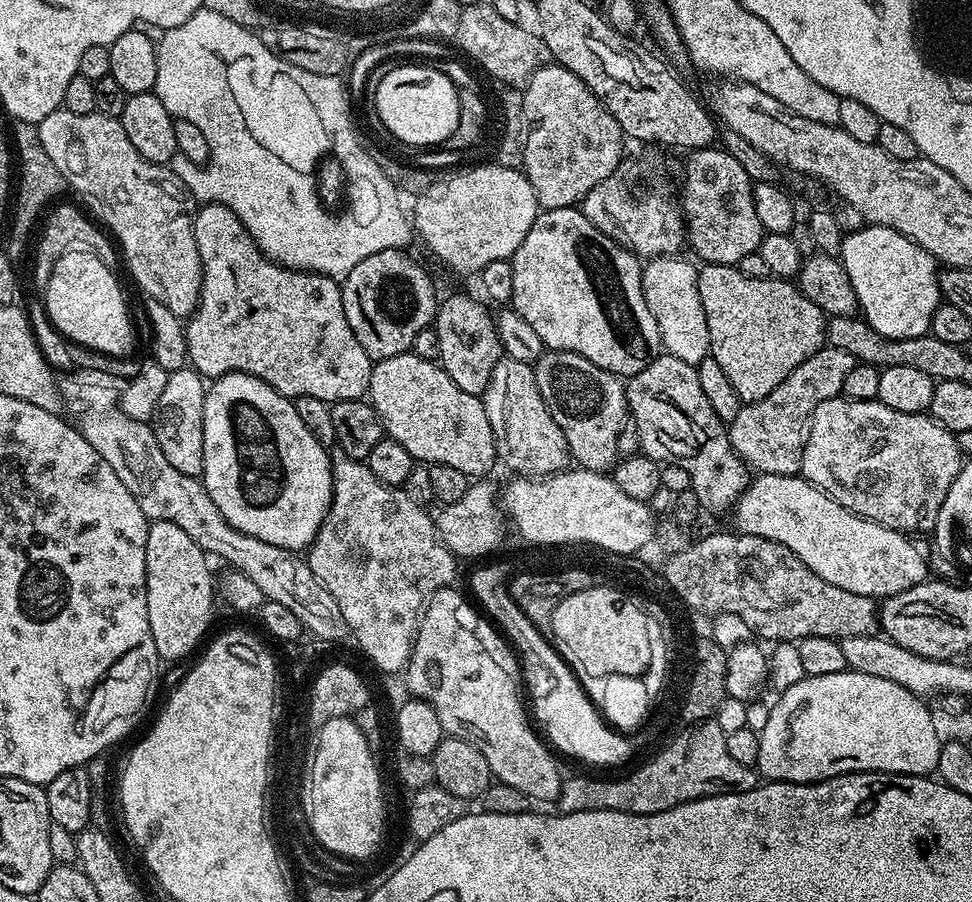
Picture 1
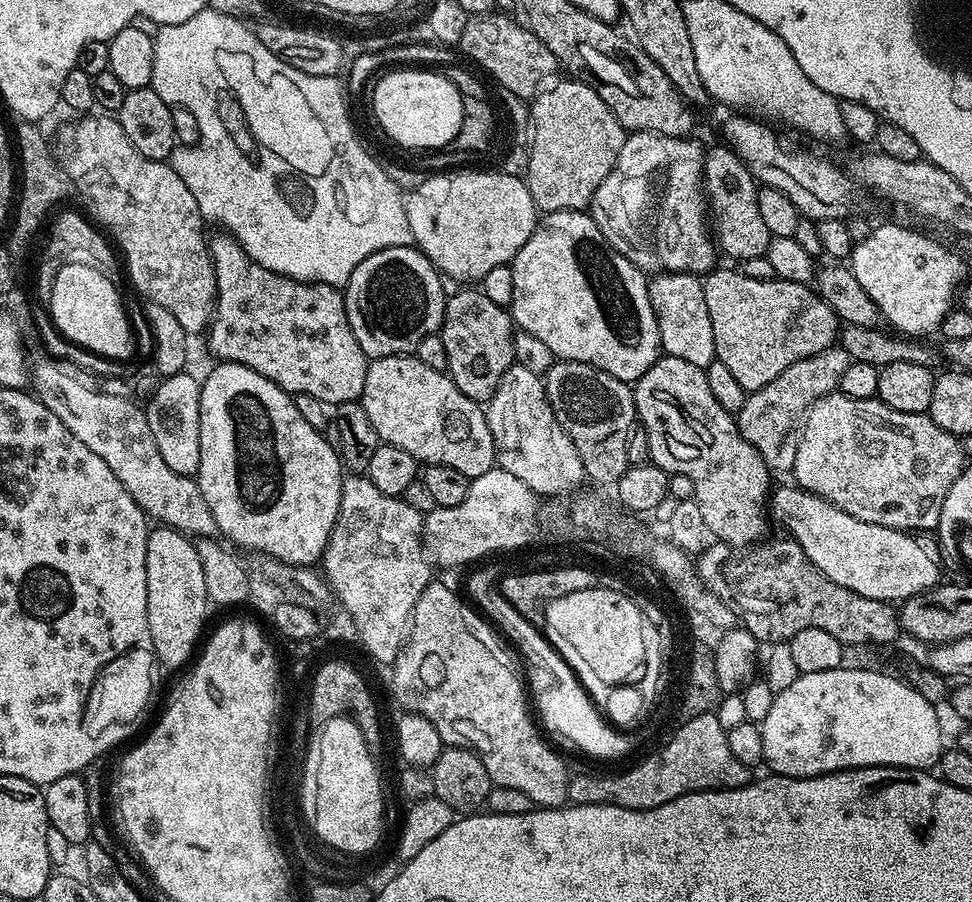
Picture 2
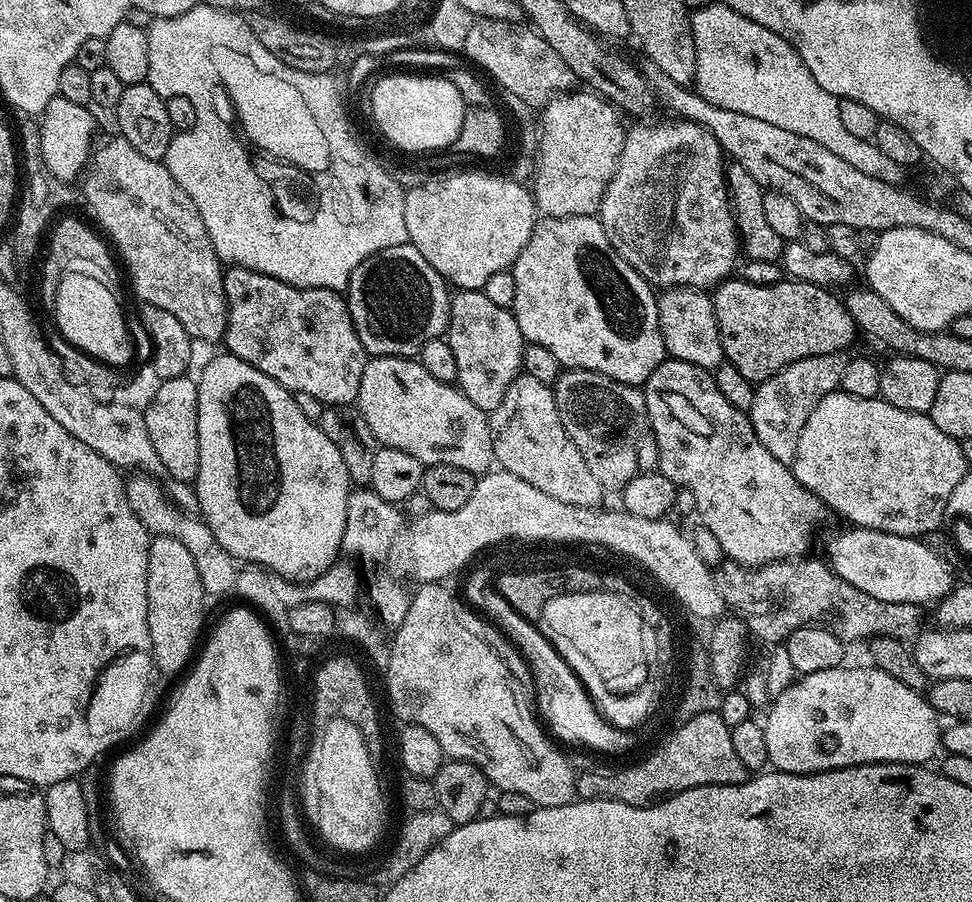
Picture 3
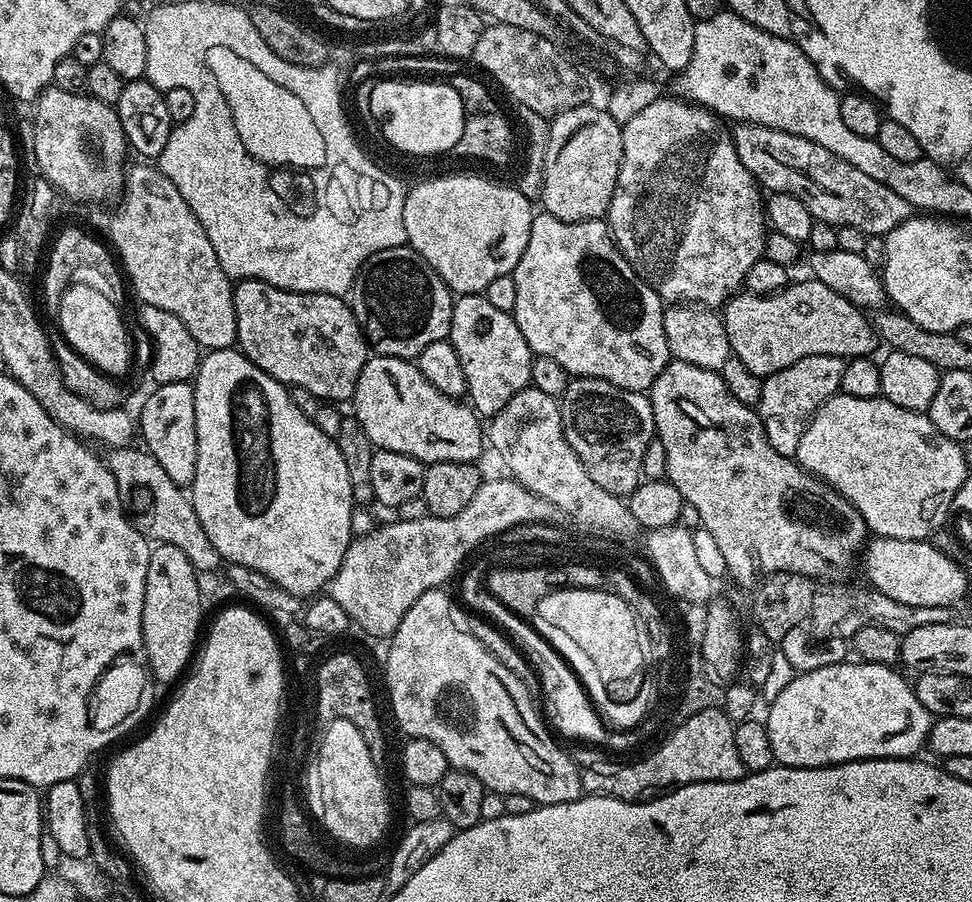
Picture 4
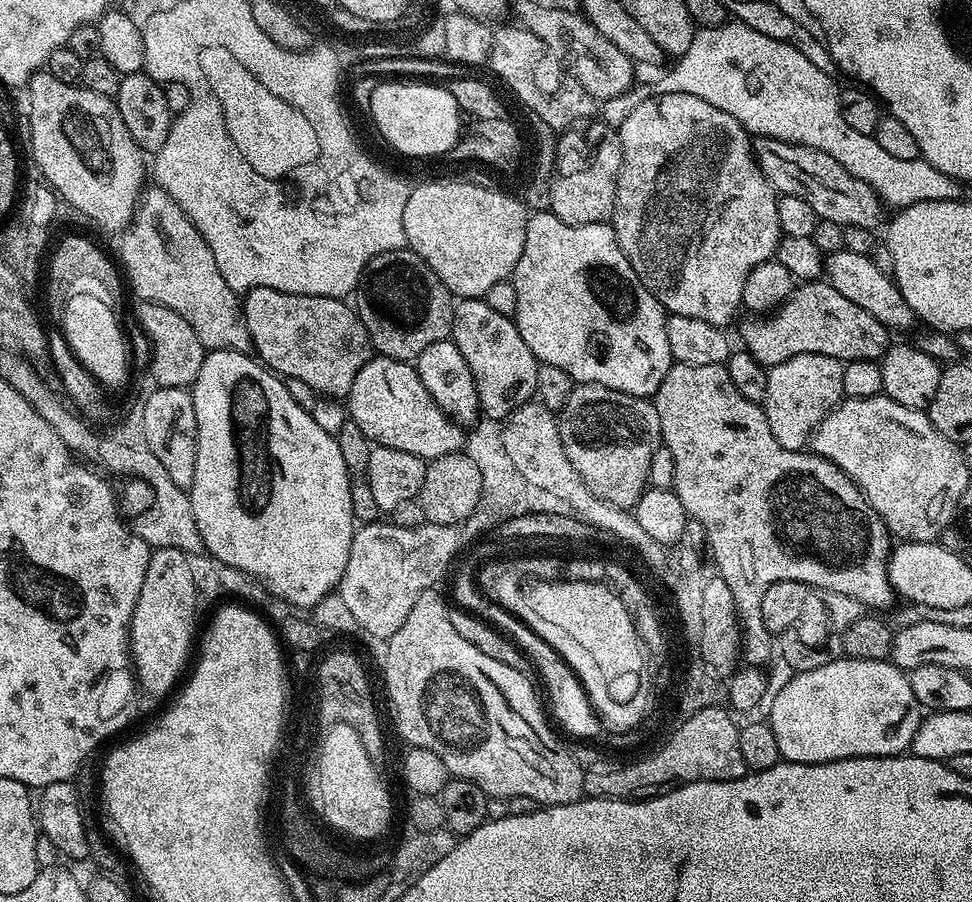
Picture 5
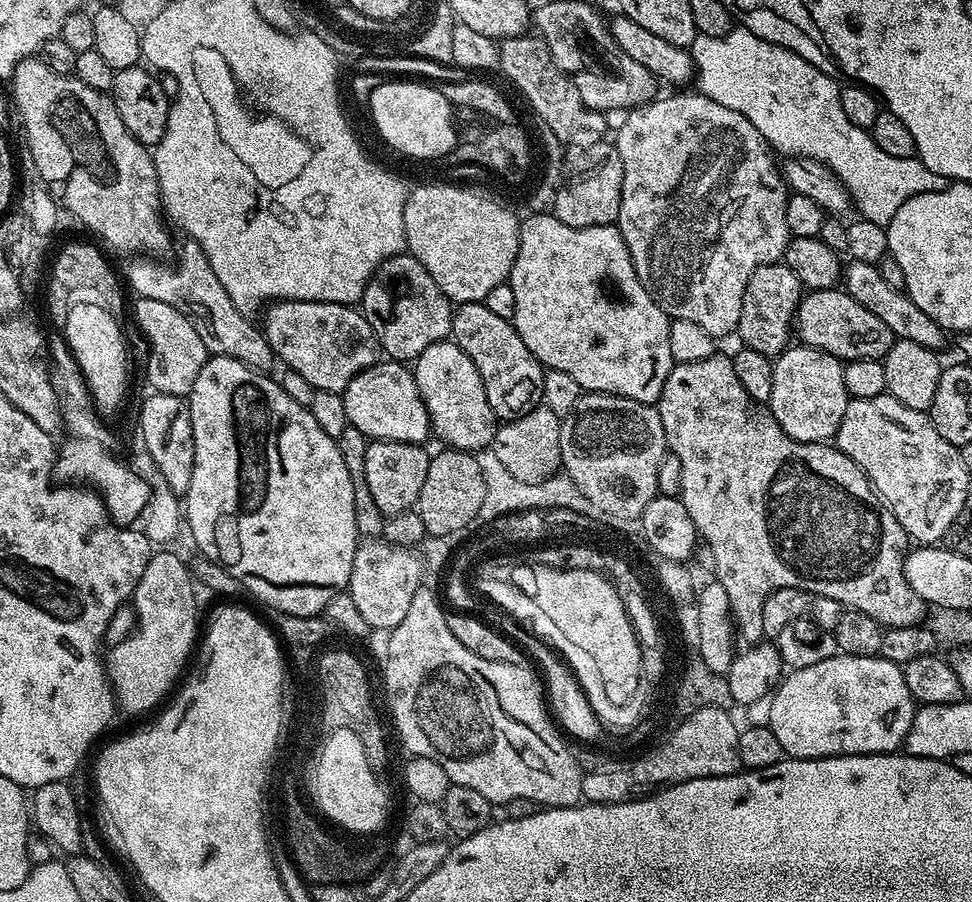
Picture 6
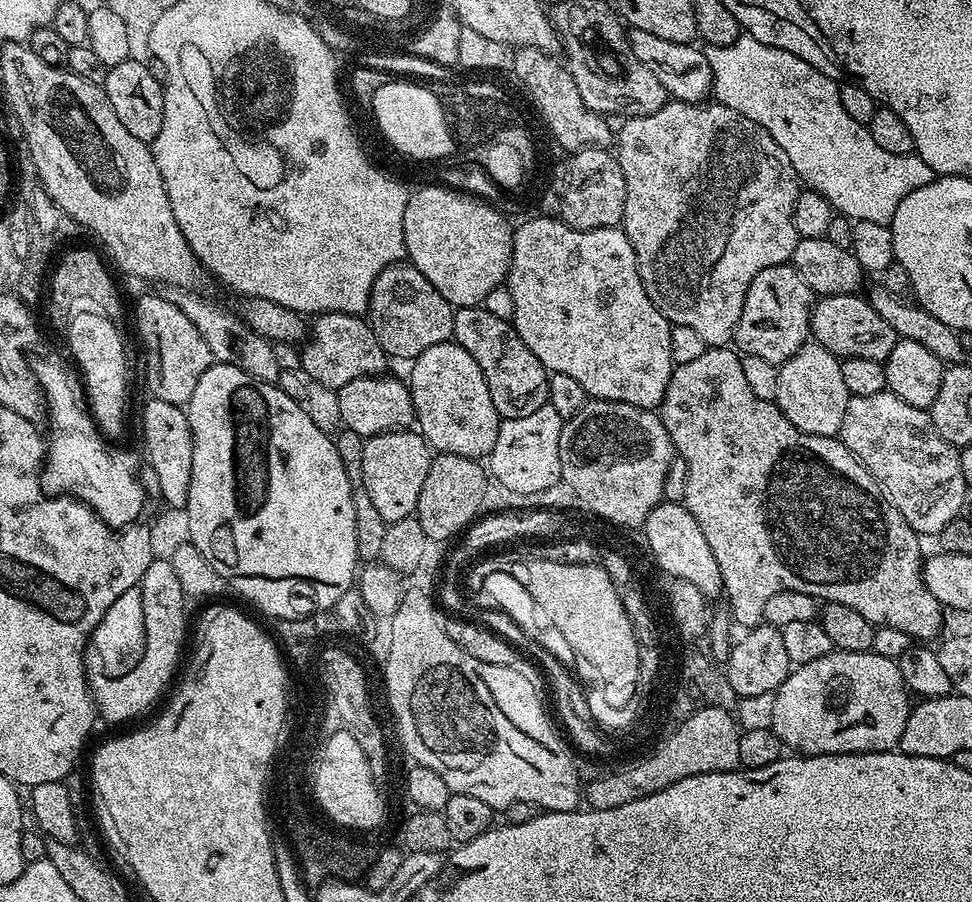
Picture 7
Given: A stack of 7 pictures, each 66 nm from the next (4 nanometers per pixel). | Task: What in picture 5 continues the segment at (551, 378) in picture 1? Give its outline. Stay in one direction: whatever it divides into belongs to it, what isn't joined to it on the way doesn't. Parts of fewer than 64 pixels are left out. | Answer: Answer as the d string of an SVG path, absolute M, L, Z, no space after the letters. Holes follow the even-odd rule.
M576 384L566 407L559 409L558 421L566 457L573 463L574 470L589 490L614 506L635 509L645 488L649 487L648 475L652 472L652 459L656 456L656 447L659 449L662 444L655 403L651 399L622 394L606 386Z

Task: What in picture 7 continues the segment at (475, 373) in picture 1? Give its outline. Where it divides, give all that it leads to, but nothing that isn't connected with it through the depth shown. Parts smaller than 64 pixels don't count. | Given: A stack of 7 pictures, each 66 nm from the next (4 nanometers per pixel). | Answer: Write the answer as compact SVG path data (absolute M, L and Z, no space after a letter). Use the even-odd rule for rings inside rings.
M483 306L458 308L455 309L452 317L452 334L455 343L460 344L466 350L466 354L470 354L470 358L474 358L474 362L478 362L478 370L482 370L482 374L486 378L486 386L490 386L490 398L494 398L494 406L501 418L505 420L523 418L548 403L550 373L542 366L542 362L538 362L538 358L534 358L530 346L526 346L526 342L522 342L522 338L516 333L516 326L511 320L494 318L494 314L490 314L490 310L486 310Z

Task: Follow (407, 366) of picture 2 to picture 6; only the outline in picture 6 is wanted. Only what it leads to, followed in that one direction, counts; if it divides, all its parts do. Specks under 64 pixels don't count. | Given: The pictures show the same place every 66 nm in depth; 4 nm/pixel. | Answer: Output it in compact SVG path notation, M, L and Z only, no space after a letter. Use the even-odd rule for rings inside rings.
M391 358L371 364L346 386L342 394L347 423L362 430L369 441L389 440L423 445L432 432L432 423L426 406L418 394L415 375L403 363Z

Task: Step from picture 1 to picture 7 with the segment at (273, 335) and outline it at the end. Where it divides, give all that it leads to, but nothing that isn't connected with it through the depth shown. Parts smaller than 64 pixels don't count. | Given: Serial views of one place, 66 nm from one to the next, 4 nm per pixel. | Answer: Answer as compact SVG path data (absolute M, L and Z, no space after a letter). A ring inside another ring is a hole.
M322 312L313 320L316 321L313 324L311 321L310 335L307 337L303 347L299 349L299 351L301 350L300 364L304 367L304 372L308 375L307 379L309 381L316 381L322 386L338 390L342 386L346 386L346 382L354 382L354 378L379 376L389 371L388 364L390 365L390 358L382 350L378 338L374 338L374 330L367 319L361 316L342 314L341 312Z

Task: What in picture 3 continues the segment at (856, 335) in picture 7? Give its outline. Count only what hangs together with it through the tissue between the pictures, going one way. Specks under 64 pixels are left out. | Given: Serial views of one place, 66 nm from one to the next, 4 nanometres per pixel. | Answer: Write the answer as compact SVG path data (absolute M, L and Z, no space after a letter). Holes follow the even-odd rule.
M743 278L721 280L715 285L711 297L725 361L735 366L742 378L759 382L770 378L790 362L798 362L802 358L818 354L843 353L848 339L857 335L858 329L845 310L843 301L830 293L832 292L828 288L819 288L816 284L791 278L782 278L776 284L751 284Z

